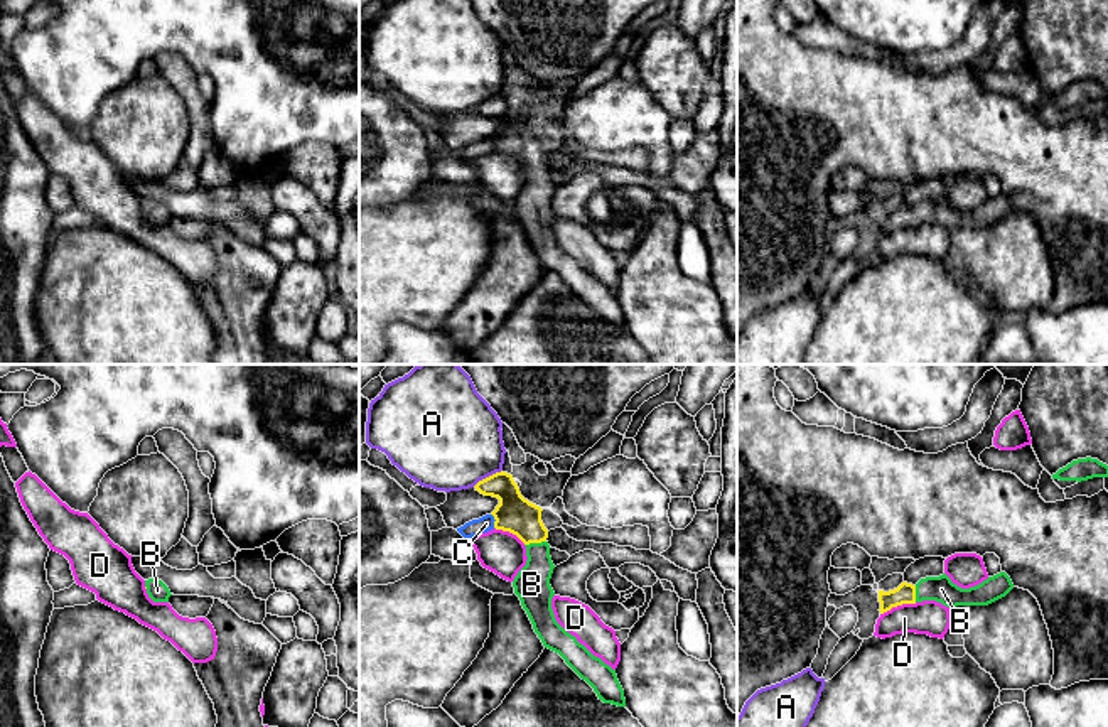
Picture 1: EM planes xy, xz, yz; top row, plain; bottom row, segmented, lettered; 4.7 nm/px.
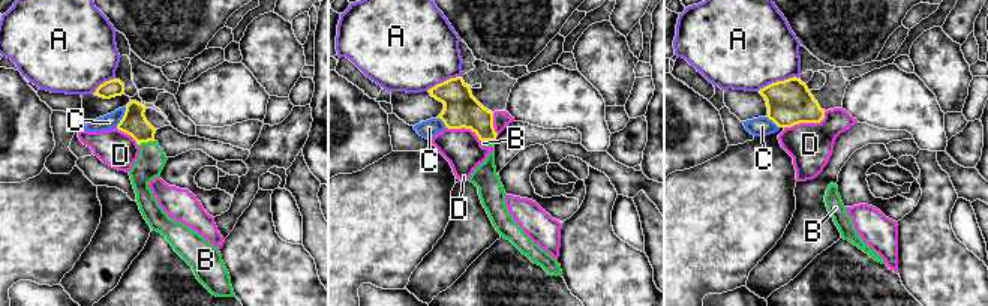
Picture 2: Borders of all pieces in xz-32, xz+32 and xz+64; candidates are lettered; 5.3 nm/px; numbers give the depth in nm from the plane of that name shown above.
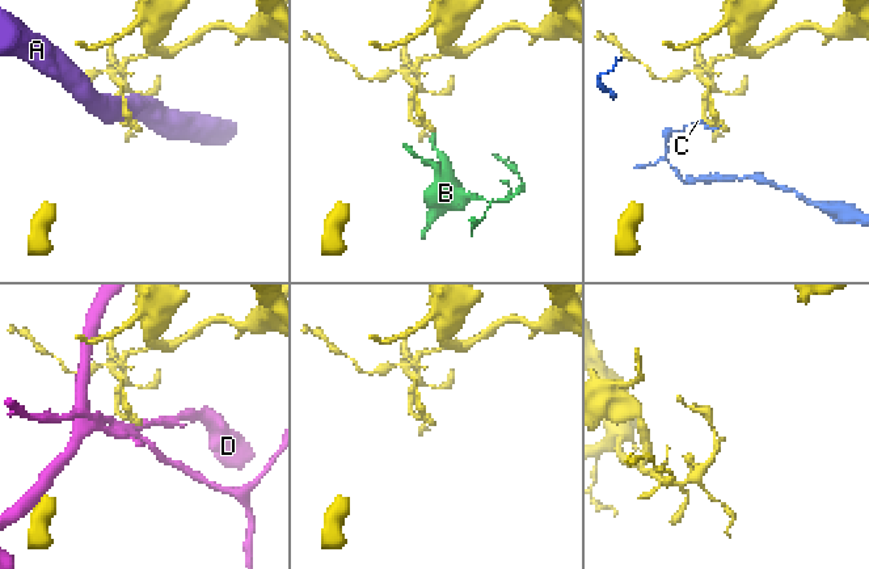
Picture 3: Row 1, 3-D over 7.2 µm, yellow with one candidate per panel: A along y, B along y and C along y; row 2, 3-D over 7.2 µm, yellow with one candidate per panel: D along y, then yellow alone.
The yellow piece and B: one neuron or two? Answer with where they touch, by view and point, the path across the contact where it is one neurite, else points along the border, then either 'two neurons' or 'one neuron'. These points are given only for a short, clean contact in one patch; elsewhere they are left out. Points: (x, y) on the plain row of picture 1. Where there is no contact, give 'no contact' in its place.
xz (535, 164) | across xz (516, 137), (530, 150), (535, 164), (535, 199), (532, 206) | one neuron

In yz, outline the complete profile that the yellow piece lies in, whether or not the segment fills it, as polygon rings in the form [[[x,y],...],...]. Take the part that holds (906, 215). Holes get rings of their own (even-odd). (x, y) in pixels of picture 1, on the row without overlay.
[[[1000,194],[988,199],[982,206],[961,211],[943,196],[939,199],[921,201],[916,207],[902,204],[897,211],[879,213],[880,236],[902,226],[916,226],[922,223],[936,223],[946,229],[956,228],[988,228],[1005,219],[1014,211],[1010,199]]]

